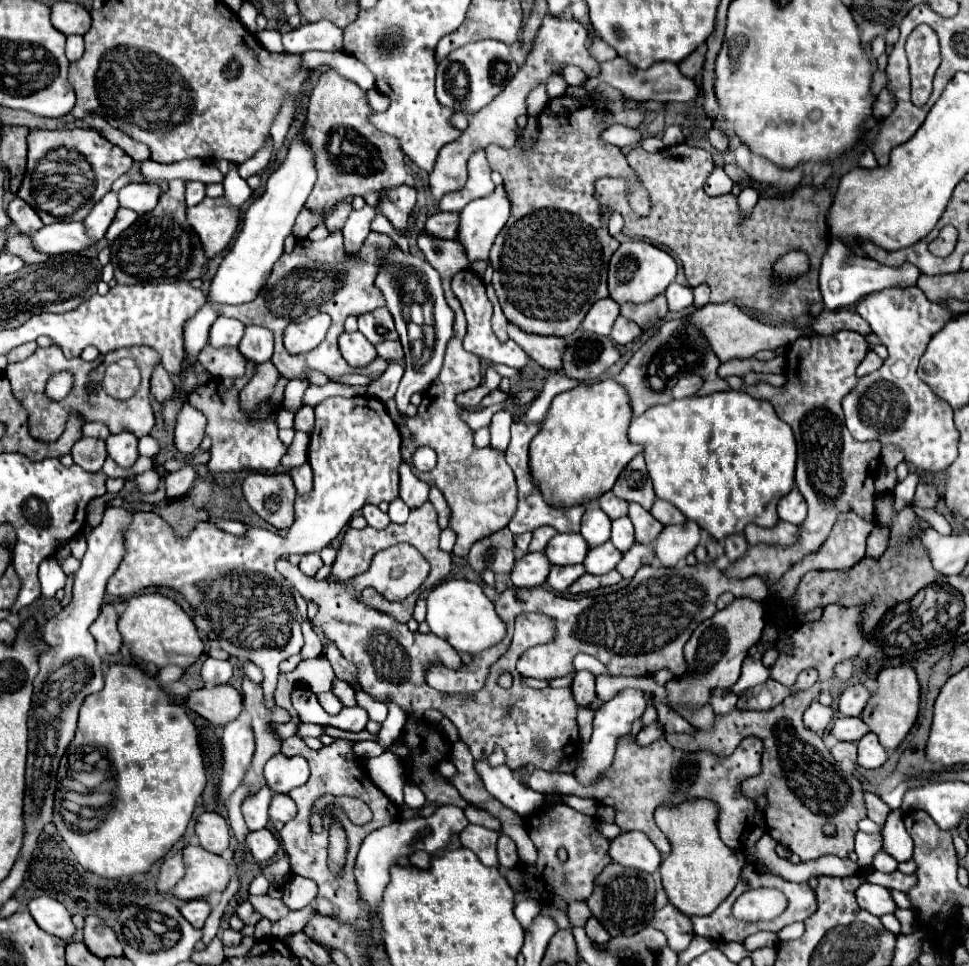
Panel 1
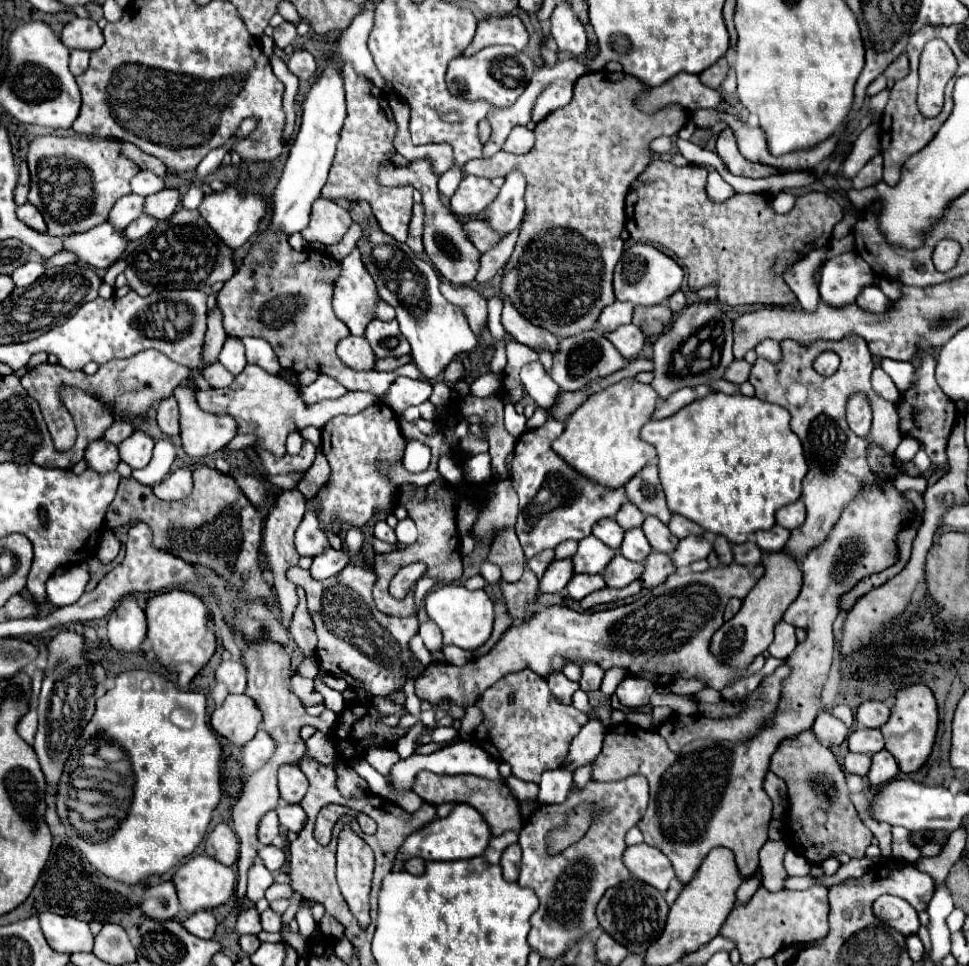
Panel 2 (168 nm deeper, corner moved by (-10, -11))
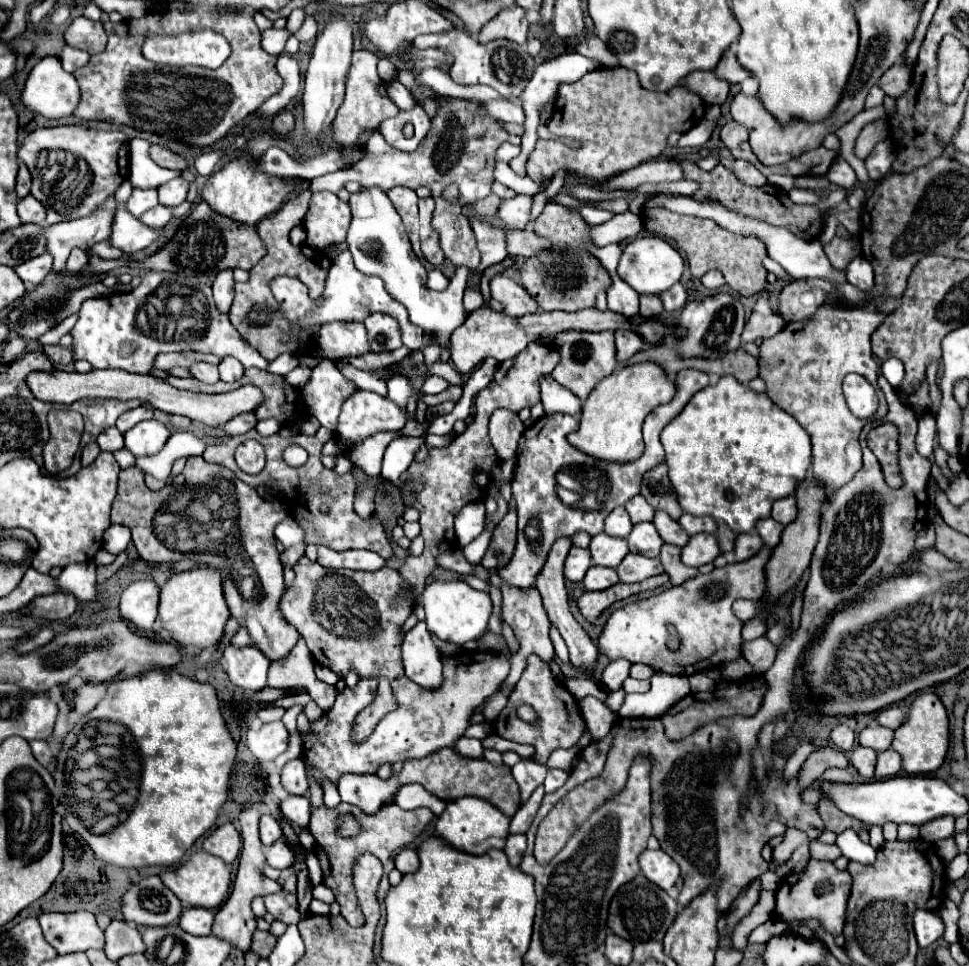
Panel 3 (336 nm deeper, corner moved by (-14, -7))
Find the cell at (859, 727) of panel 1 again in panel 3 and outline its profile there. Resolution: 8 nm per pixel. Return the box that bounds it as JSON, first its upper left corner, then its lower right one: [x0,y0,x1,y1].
[858,725,894,753]

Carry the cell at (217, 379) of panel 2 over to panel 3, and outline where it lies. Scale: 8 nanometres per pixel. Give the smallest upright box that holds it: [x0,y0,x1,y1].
[188,363,218,383]

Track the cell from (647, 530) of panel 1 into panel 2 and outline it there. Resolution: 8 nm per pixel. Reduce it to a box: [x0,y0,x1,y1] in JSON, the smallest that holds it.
[642,517,678,553]

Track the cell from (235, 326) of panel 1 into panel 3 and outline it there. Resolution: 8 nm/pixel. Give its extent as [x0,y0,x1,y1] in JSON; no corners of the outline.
[218,357,244,381]

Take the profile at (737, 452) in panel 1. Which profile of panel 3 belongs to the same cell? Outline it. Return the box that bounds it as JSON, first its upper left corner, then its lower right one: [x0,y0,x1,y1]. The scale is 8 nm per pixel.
[660,375,812,533]

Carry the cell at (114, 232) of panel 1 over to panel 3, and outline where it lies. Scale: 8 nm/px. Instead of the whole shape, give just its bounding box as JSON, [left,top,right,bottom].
[140,205,172,227]

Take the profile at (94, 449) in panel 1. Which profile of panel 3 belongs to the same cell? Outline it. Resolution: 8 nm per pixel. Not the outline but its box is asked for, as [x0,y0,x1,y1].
[96,427,124,453]

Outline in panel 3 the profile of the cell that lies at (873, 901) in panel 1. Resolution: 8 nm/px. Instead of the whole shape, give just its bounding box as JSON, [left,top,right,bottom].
[914,909,944,947]

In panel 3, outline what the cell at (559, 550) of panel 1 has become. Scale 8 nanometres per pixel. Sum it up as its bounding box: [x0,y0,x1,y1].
[590,533,628,567]

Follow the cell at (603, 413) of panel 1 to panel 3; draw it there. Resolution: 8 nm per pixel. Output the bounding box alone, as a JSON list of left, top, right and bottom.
[568,361,676,461]

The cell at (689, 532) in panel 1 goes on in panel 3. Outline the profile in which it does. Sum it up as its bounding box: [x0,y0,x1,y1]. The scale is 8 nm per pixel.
[682,533,722,567]

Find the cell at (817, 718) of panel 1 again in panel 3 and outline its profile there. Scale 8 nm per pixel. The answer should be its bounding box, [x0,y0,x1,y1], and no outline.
[830,725,856,751]

